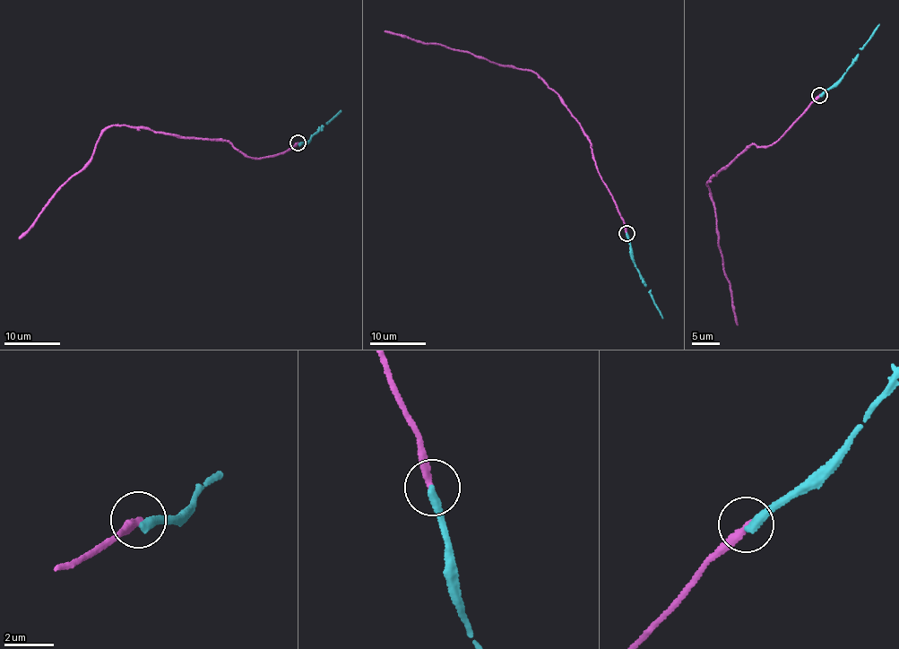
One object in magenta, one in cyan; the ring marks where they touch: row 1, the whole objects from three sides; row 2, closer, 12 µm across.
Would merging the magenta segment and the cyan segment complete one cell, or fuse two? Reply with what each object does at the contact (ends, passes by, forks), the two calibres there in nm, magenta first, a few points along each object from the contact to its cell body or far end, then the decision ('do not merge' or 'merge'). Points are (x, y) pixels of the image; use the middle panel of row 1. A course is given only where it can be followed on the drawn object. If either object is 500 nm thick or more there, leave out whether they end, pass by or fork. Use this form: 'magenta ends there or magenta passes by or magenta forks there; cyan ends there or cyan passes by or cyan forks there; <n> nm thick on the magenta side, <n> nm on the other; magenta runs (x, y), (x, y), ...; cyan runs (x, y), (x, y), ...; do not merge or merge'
magenta ends there; cyan ends there; 300 nm thick on the magenta side, 340 nm on the other; magenta runs (626, 232), (615, 201), (598, 173), (591, 139), (564, 100), (535, 73), (479, 58), (444, 45), (384, 31); cyan runs (626, 232), (642, 280), (662, 319); do not merge

